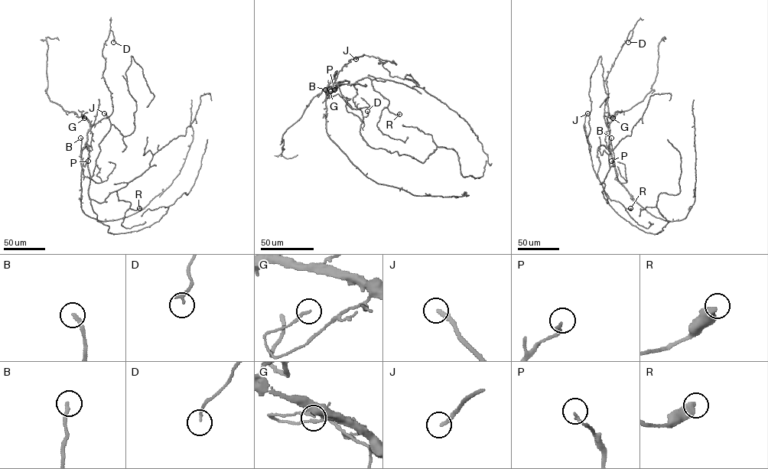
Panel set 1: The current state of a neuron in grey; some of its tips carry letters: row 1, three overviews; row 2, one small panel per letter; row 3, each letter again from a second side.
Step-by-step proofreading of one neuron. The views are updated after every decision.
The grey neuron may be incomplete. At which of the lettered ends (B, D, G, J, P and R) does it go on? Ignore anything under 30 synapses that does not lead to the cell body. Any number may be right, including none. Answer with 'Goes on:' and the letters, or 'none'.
Goes on: J

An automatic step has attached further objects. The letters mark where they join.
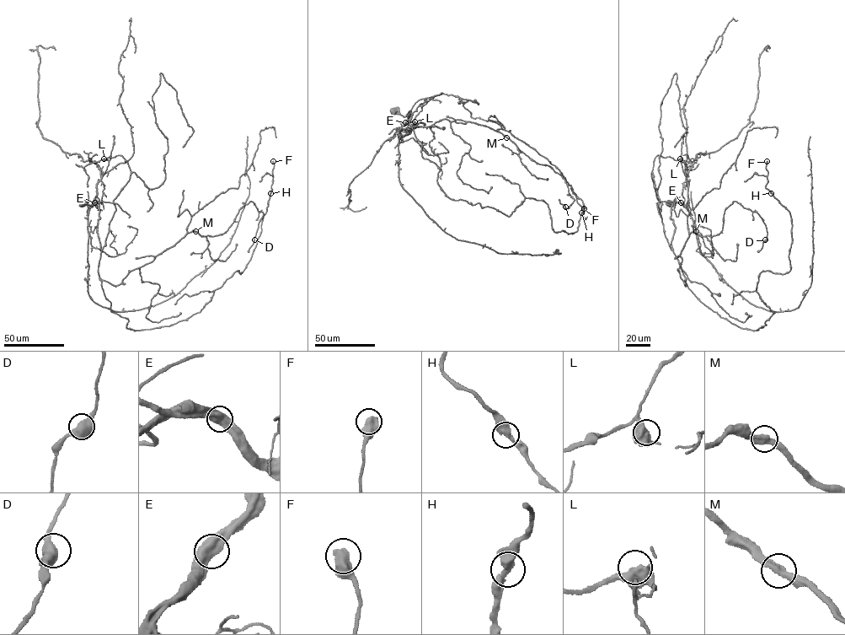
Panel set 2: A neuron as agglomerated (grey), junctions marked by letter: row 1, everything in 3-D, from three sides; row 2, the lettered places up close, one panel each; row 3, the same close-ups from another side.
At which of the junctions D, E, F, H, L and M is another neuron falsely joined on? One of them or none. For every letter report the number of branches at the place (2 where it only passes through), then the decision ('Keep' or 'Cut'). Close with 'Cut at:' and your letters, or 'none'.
D: Branches: 3. Keep
E: Branches: 2. Keep
F: Branches: 1. Keep
H: Branches: 2. Keep
L: Branches: 3. Keep
M: Branches: 2. Keep
Cut at: none

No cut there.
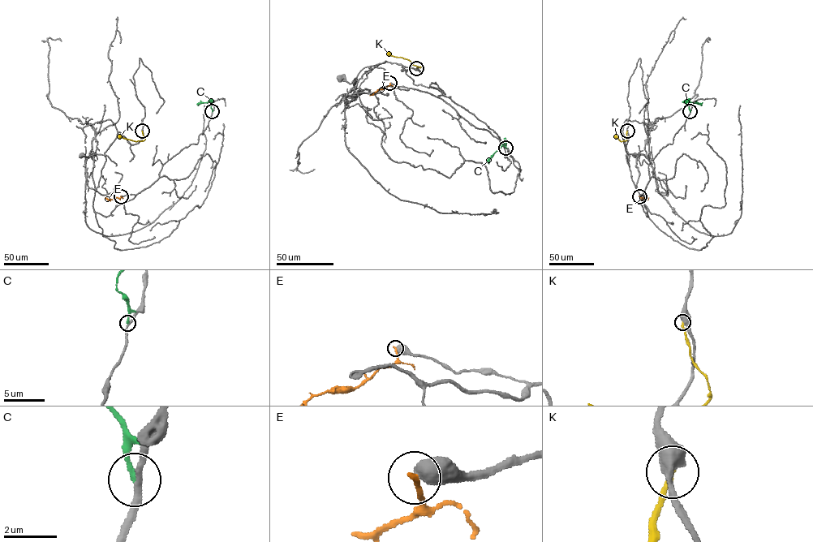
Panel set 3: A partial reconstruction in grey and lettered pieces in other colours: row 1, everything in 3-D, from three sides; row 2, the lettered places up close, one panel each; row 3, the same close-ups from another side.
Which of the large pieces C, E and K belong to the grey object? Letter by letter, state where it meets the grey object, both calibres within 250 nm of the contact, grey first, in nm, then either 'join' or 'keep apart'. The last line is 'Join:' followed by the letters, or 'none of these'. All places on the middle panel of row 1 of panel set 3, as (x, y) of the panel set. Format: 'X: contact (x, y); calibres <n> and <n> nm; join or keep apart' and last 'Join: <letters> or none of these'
C: contact (505, 148); calibres 200 and 160 nm; keep apart
E: contact (389, 83); calibres 750 and 200 nm; keep apart
K: contact (416, 68); calibres 480 and 200 nm; keep apart
Join: none of these

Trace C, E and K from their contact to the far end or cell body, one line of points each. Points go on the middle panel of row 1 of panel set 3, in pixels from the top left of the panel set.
C: (505, 148), (506, 144), (502, 145), (488, 161)
E: (389, 83), (370, 95)
K: (416, 68), (420, 66), (387, 53)

